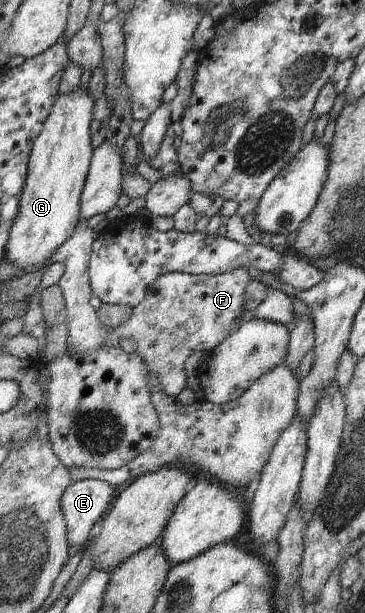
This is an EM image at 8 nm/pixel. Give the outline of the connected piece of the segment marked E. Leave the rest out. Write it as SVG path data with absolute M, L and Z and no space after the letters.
M83 479L80 481L72 482L64 490L61 495L61 512L63 513L66 529L67 540L70 546L86 546L91 532L91 528L95 526L97 520L104 517L113 500L113 491L115 487L110 485L107 481L100 481L99 479Z

